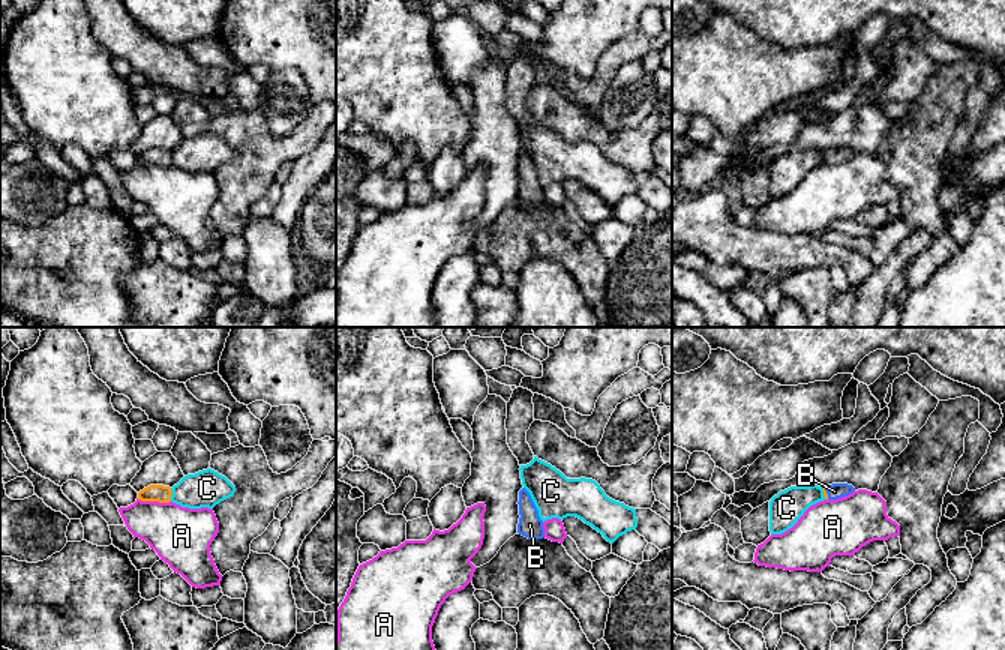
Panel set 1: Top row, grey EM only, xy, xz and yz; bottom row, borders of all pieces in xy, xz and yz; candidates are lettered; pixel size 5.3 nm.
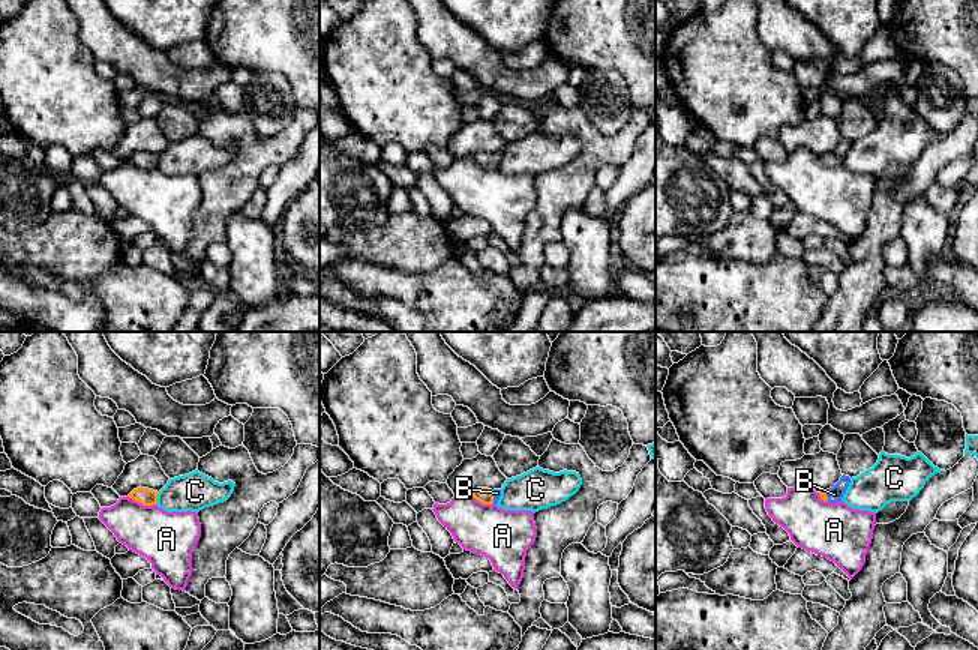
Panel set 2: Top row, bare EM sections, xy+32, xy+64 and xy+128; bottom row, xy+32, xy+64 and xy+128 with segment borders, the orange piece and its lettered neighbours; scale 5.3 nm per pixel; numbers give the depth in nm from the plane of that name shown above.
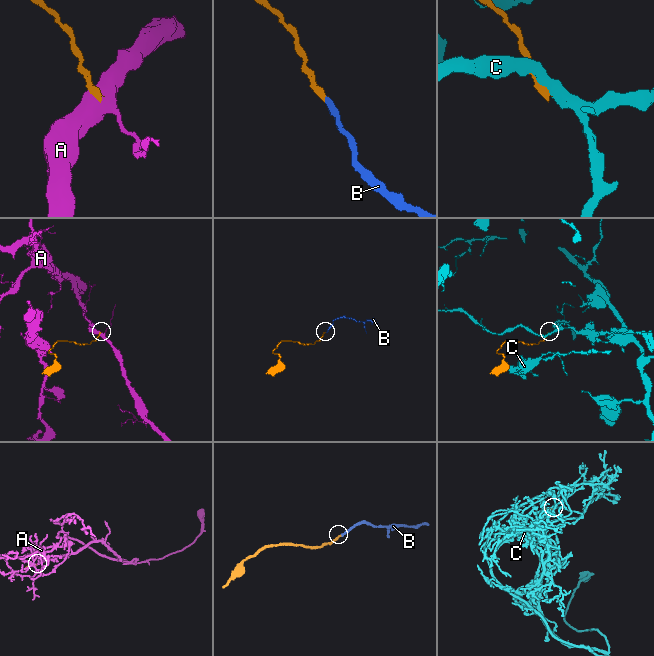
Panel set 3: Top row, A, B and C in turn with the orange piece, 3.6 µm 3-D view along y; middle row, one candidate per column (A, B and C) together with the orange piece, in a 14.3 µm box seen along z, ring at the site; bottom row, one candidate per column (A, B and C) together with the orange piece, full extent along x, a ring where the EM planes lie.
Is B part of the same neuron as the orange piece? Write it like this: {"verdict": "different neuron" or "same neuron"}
{"verdict": "same neuron"}

